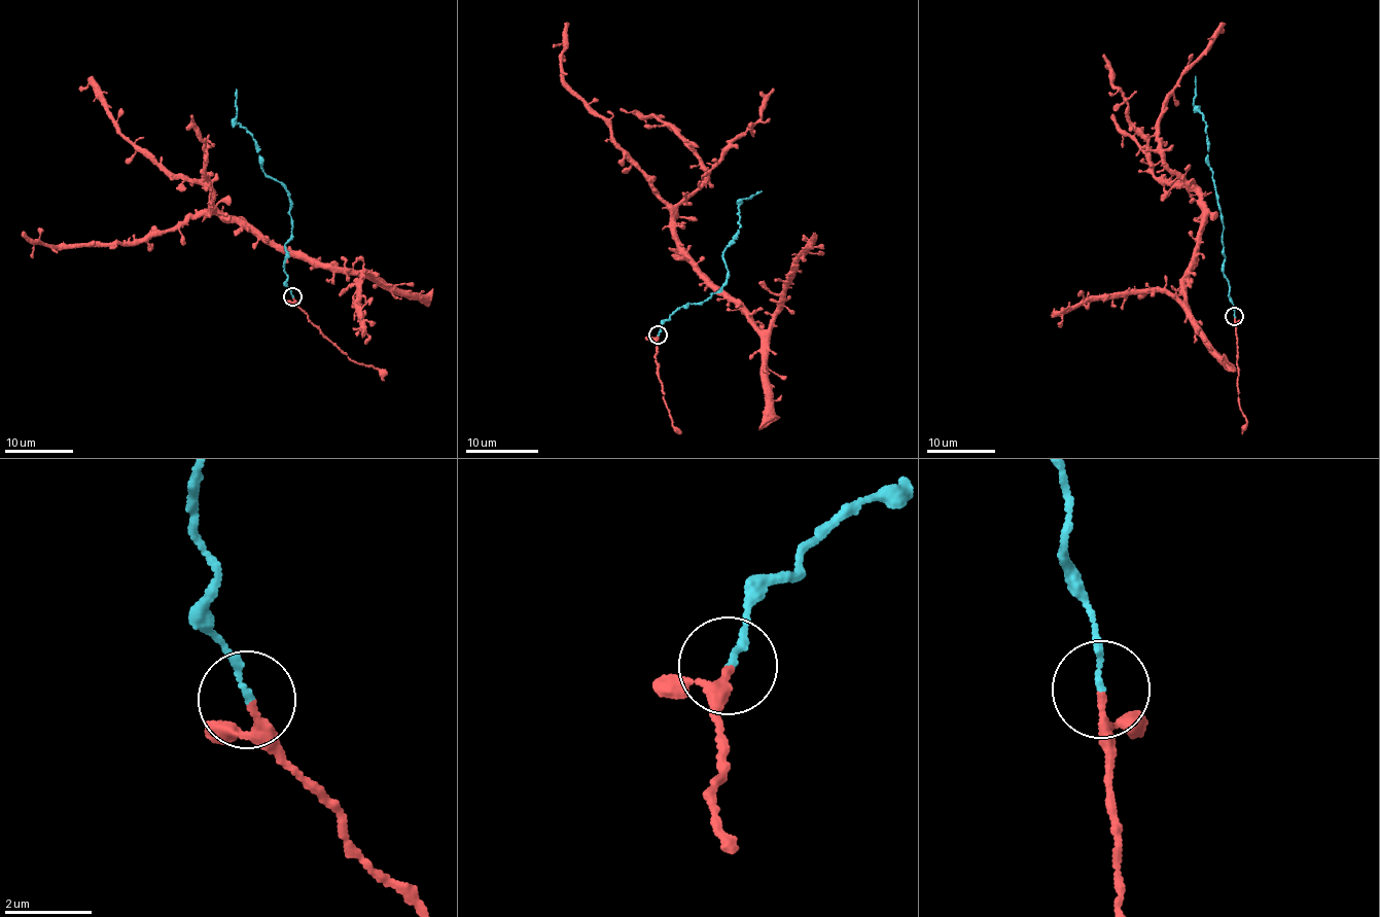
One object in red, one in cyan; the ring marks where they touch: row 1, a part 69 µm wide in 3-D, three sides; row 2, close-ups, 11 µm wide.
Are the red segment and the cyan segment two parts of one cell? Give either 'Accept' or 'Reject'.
Accept

